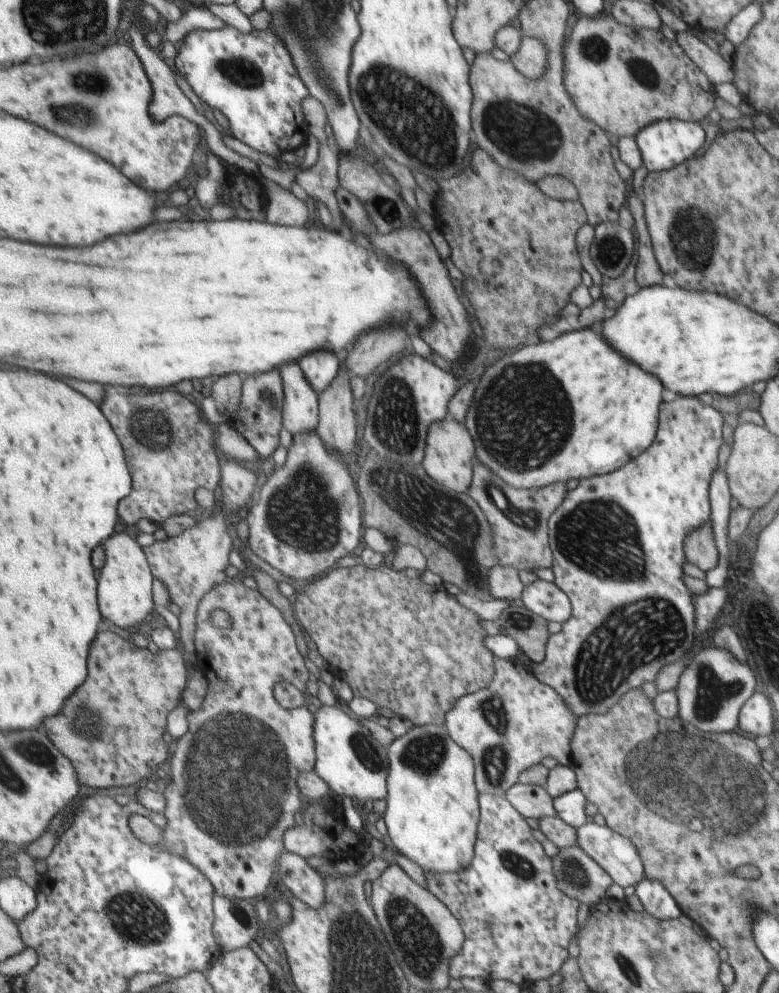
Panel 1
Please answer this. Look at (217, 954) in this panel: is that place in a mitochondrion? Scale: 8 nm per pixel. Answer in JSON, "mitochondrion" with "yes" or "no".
{"mitochondrion":"no"}

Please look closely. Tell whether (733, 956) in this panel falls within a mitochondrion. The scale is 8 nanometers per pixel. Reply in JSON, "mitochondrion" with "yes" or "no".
{"mitochondrion":"no"}

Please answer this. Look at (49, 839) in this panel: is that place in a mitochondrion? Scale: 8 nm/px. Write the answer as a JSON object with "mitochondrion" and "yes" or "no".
{"mitochondrion":"no"}

